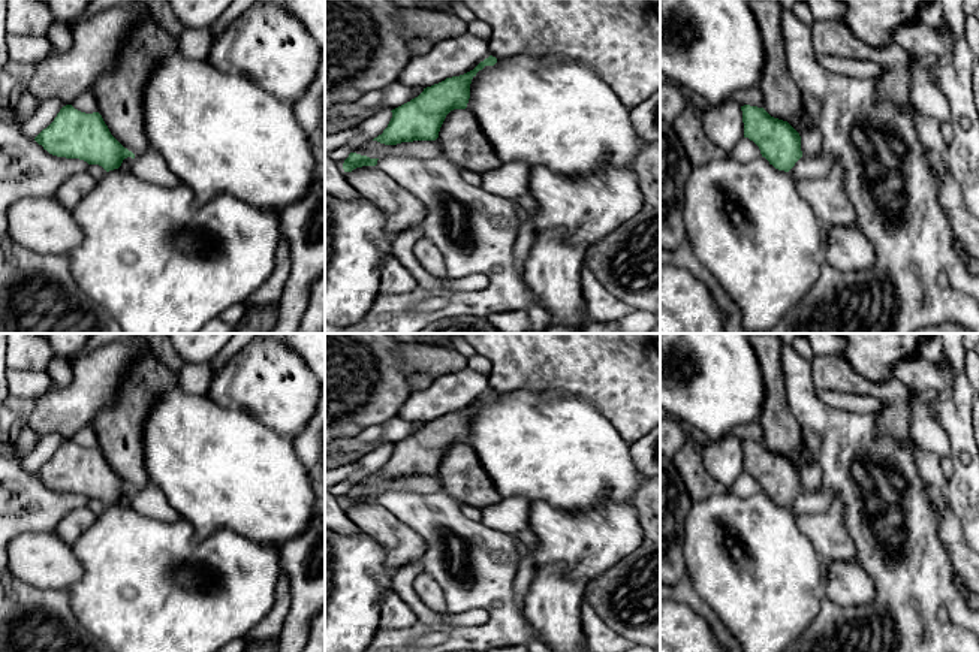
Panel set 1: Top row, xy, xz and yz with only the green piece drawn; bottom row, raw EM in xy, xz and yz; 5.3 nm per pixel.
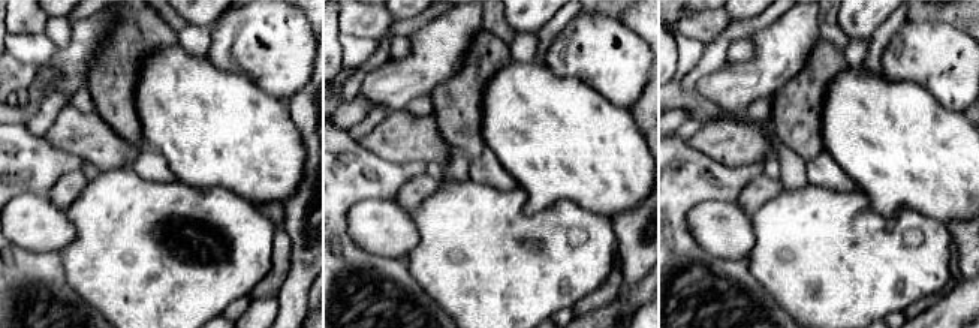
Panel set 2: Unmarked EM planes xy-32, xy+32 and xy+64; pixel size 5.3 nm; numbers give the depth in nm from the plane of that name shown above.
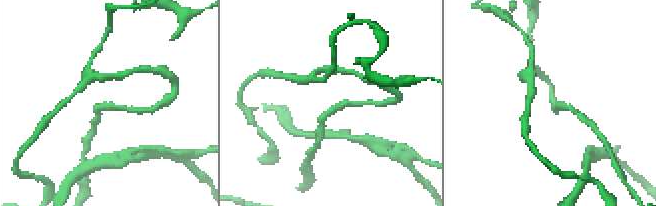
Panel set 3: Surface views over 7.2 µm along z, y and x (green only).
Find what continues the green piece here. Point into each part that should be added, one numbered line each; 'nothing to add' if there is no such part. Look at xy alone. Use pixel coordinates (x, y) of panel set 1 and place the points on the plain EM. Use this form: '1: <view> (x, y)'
1: xy (120, 426)

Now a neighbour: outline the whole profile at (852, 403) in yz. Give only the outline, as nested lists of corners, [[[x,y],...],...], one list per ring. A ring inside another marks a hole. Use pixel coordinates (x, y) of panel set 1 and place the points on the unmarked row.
[[[816,389],[816,396],[826,405],[850,413],[876,413],[883,402],[874,396]]]

